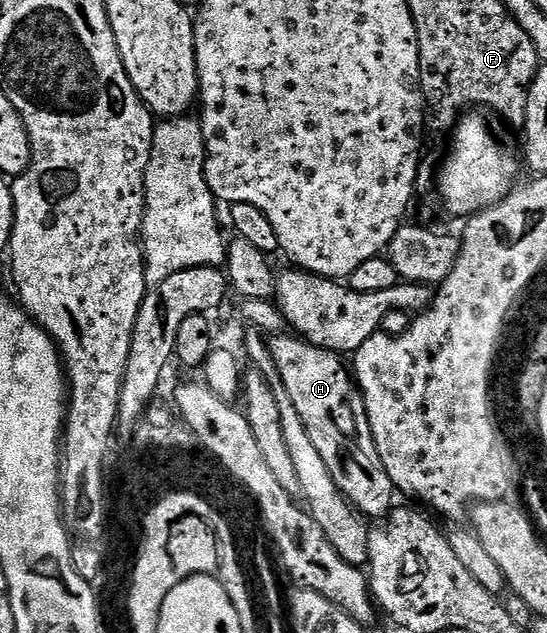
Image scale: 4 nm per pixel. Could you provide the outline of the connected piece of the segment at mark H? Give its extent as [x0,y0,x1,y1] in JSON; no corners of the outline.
[268,334,366,472]

